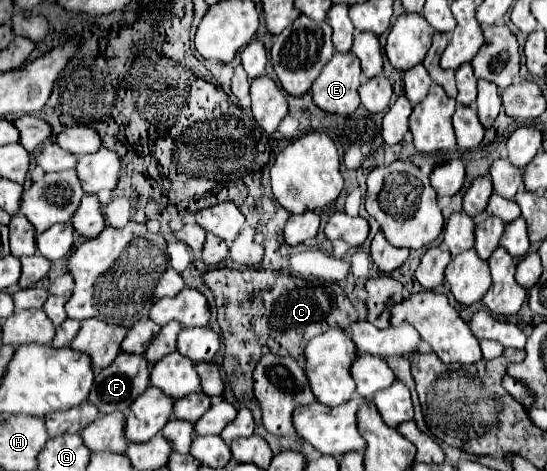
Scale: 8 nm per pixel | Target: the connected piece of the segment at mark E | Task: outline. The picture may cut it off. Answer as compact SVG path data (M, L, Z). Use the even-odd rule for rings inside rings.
M351 51L347 53L335 53L333 59L323 67L321 75L313 81L311 85L311 95L317 107L321 107L327 113L339 113L339 115L349 115L359 107L359 89L361 85L361 67L359 67L359 59L355 59L355 55L351 55Z

